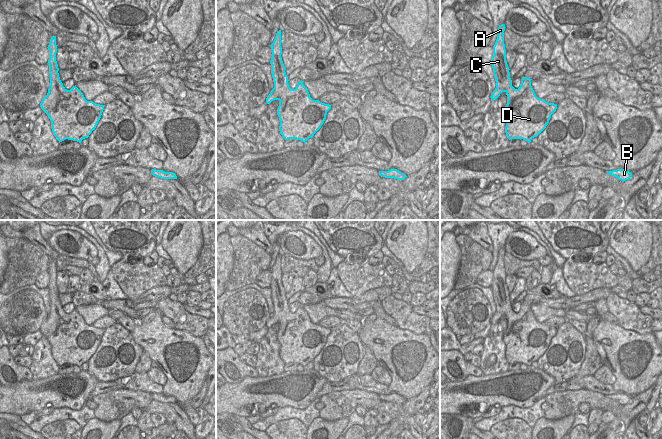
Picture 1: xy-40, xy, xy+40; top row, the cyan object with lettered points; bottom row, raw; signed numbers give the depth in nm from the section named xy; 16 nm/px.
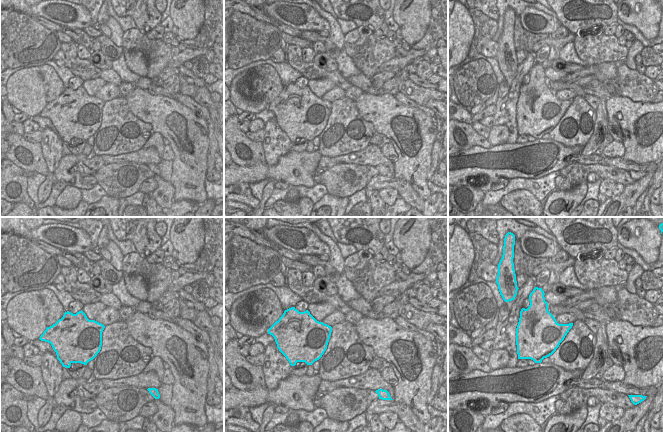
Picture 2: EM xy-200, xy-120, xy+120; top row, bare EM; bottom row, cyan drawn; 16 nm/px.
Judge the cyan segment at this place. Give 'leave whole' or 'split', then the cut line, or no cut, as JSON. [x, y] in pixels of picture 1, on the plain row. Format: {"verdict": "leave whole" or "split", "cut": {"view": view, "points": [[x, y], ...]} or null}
{"verdict": "leave whole", "cut": null}

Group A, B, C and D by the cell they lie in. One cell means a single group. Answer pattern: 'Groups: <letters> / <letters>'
Groups: A B C D

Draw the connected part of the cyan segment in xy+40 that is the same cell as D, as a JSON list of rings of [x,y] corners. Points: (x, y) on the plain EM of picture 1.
[[[505,248],[499,249],[497,263],[493,270],[491,289],[496,312],[490,322],[494,325],[502,316],[506,317],[507,328],[503,335],[506,360],[509,364],[523,363],[530,367],[546,352],[551,339],[557,333],[557,328],[538,322],[531,310],[530,302],[523,300],[518,313],[512,310],[510,293],[506,285],[505,252]]]

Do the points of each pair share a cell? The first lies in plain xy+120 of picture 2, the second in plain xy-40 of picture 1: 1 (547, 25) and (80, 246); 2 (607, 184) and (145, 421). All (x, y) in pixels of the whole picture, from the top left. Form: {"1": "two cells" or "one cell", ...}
{"1": "one cell", "2": "one cell"}

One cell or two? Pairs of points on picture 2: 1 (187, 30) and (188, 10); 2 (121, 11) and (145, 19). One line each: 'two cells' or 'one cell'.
1: one cell
2: one cell

